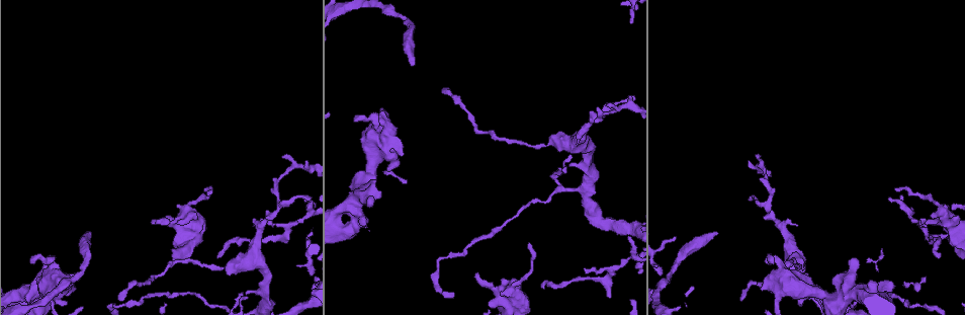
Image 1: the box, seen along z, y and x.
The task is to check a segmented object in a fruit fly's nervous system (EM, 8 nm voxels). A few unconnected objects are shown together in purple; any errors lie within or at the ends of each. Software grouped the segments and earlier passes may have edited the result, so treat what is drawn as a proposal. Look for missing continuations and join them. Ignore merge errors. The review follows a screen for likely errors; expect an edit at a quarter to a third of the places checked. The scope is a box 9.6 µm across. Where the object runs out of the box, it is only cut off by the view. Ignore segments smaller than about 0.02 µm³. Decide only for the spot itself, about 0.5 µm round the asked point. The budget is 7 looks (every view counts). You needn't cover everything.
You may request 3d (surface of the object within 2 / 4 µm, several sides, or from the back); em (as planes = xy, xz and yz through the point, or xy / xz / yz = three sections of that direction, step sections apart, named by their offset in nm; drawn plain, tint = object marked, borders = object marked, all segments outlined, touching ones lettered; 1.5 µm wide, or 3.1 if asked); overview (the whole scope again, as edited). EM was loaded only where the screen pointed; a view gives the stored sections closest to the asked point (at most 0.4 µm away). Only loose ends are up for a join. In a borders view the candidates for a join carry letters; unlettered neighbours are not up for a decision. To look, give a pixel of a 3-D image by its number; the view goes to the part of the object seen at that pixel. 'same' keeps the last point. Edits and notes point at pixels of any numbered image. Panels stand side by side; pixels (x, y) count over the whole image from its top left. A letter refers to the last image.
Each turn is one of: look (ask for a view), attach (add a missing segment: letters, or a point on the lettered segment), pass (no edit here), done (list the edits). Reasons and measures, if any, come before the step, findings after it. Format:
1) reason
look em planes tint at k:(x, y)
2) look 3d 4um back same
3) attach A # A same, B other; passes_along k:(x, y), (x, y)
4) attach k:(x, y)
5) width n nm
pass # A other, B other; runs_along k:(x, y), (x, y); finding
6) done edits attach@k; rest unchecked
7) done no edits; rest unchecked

look 3d 4um back at 1:(926, 223)

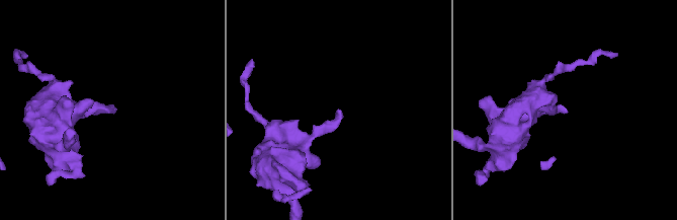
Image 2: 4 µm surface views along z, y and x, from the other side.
shape alone is not enough
look em xz step 8 tint at 2:(113, 112)

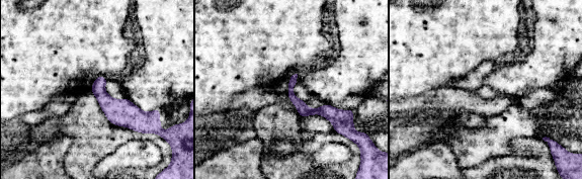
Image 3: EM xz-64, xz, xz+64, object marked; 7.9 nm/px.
cut it another way
look em planes borders same

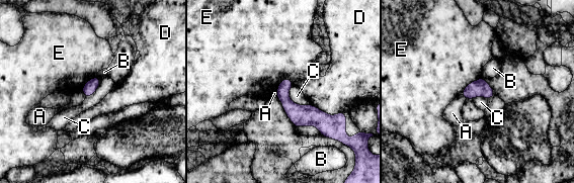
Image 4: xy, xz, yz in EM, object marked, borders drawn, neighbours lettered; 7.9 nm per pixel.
pass # A other, B other, C other, D other, E other; runs_along 4:(279, 90), (300, 115), (340, 115); no lettered segment goes on from it

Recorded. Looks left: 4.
tapers out
look em xz step 8 borders at 1:(219, 256)

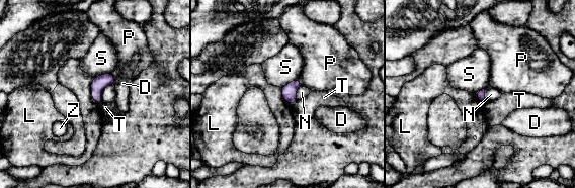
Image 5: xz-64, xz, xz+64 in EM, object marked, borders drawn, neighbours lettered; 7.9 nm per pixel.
look em planes borders same

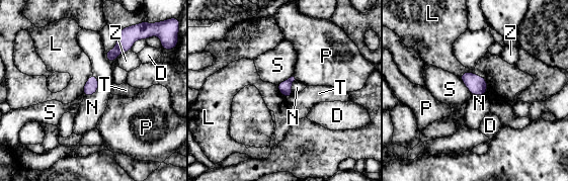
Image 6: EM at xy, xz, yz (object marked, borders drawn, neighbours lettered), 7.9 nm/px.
pass # D other, L other, N other, P other, S other, T other, Z other; no lettered segment goes on from it

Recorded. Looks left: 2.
done no edits; rest unchecked

